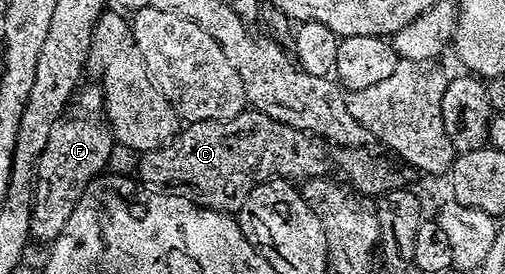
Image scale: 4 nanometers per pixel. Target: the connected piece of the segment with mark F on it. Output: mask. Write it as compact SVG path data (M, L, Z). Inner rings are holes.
M97 87L84 89L79 93L81 113L74 117L66 116L54 123L47 147L43 147L39 155L33 218L29 231L34 238L42 237L45 243L53 242L60 235L67 219L71 219L71 211L75 211L83 191L96 177L106 172L105 164L115 150L113 130L109 128L108 120L102 116L105 107L102 90Z

